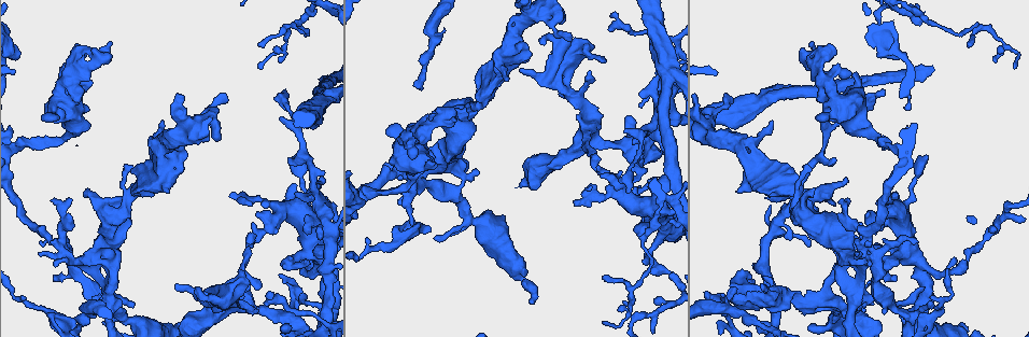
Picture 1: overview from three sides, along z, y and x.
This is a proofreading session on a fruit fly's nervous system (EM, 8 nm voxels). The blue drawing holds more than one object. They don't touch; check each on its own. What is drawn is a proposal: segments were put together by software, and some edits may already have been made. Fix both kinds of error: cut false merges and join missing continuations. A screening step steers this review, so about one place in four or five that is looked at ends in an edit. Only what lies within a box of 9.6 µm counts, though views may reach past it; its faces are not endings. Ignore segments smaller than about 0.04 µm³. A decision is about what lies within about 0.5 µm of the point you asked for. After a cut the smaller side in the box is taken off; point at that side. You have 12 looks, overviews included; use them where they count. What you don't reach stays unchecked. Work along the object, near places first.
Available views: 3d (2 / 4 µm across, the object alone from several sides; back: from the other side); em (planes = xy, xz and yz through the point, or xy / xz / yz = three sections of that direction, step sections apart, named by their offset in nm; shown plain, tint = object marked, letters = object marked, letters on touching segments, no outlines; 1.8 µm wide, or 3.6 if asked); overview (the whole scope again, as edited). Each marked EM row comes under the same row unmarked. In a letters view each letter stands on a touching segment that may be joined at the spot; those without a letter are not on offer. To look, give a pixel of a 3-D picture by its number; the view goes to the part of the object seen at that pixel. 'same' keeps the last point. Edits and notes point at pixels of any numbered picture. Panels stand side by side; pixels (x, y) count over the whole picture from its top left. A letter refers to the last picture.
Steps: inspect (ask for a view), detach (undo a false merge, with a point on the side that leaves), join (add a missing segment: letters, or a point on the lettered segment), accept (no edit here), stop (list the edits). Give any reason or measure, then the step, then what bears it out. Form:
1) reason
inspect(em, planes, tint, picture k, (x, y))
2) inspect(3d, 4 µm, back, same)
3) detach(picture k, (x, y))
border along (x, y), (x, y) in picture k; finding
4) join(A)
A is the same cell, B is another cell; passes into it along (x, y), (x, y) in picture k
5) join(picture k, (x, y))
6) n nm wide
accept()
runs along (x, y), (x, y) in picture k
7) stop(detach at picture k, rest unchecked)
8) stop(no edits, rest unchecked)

branch point
inspect(3d, 4 µm, picture 1, (666, 74))

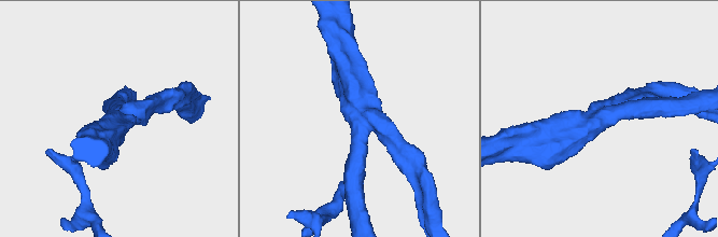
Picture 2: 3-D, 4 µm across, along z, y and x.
3 arms; arms of 240, 300, 480 nm
inspect(em, xy, step 16, tint, picture 2, (119, 115))

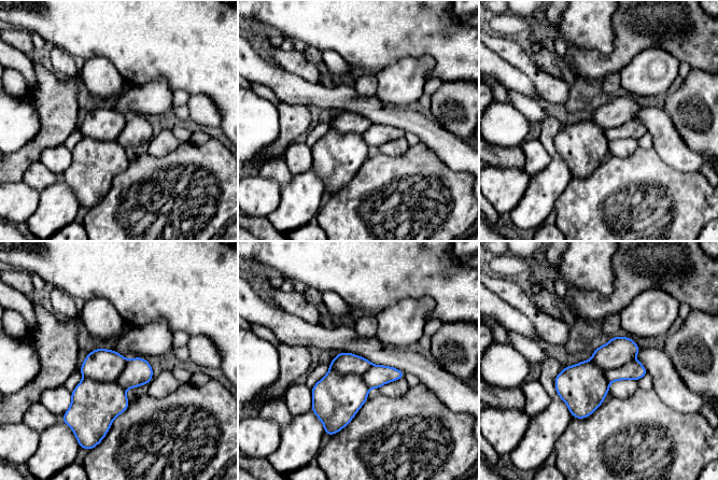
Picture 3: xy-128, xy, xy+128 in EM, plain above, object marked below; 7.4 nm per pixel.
another direction
inspect(em, planes, letters, same)

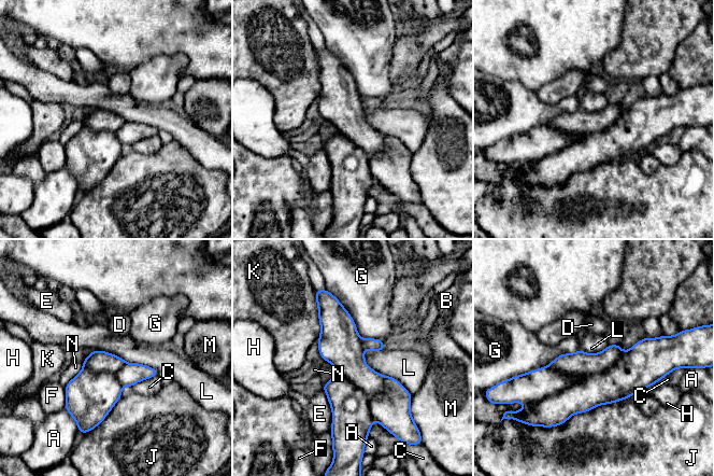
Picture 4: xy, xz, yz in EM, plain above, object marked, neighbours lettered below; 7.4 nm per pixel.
J touches over 600 nm
detach(picture 4, (529, 388))
A, B, C, D, E, F, G, H, J, K, L, M and N are other cells; a second neuron is stuck on

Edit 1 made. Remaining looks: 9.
looks like a crossing
inspect(em, xz, step 4, tint, picture 1, (185, 137))

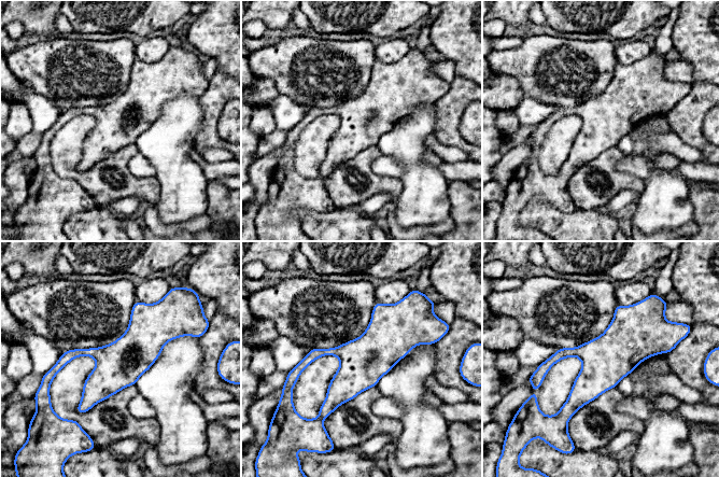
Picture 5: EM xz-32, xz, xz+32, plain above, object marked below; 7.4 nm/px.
cut it another way
inspect(em, yz, step 16, letters, same)

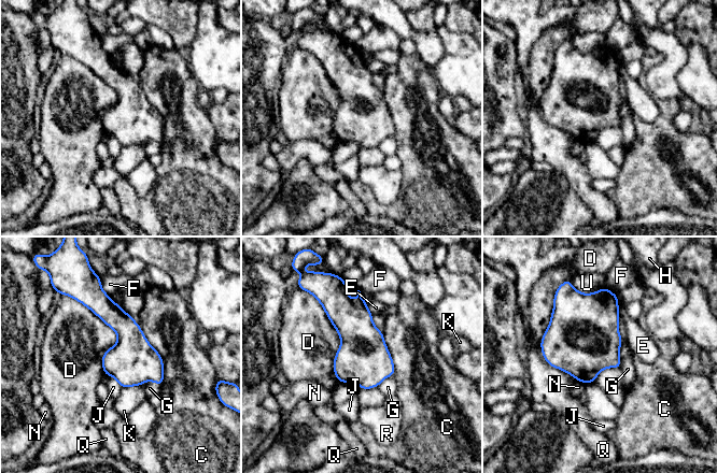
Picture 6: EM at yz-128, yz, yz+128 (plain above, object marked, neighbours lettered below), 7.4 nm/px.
accept()
C, D, E, F, G, H, J, K, N, Q, R and U are other cells; border along (315, 298), (340, 340), (338, 381) in picture 6; one neuron here

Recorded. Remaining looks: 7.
looks like a crossing
inspect(3d, 4 µm, picture 1, (587, 133))

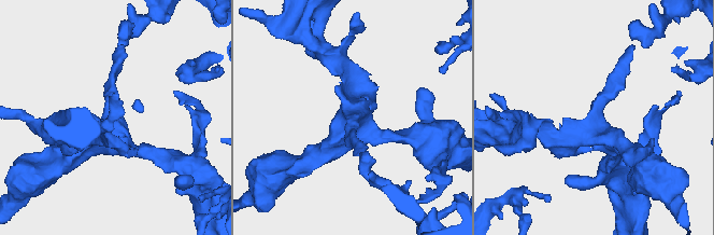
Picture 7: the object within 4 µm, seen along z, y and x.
shape alone is not enough
inspect(em, xz, step 16, tint, picture 7, (592, 121))

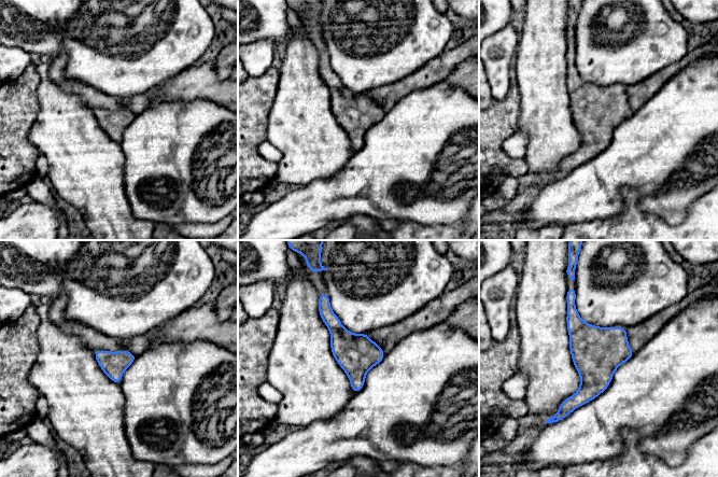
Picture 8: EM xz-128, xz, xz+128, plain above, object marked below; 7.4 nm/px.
inspect(em, planes, letters, same)

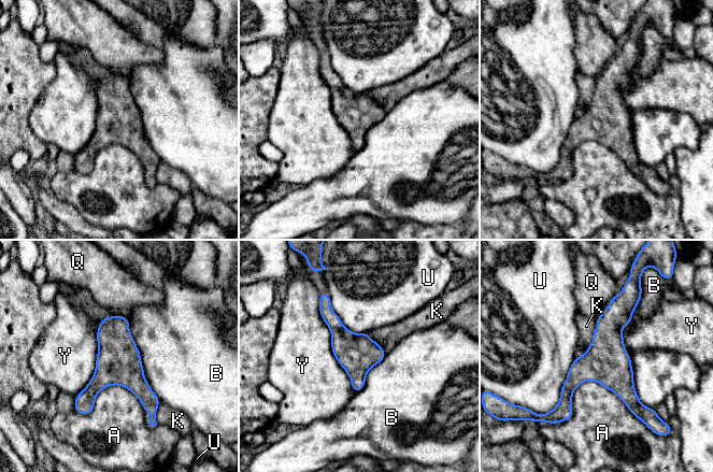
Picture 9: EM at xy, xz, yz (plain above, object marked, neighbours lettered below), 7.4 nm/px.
Y touches over 750 nm
accept()
A, B, K, Q, U and Y are other cells; runs along (616, 298), (608, 345), (568, 387), (567, 415) in picture 9; one neuron here

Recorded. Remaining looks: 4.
free end
inspect(em, planes, letters, picture 1, (295, 193))

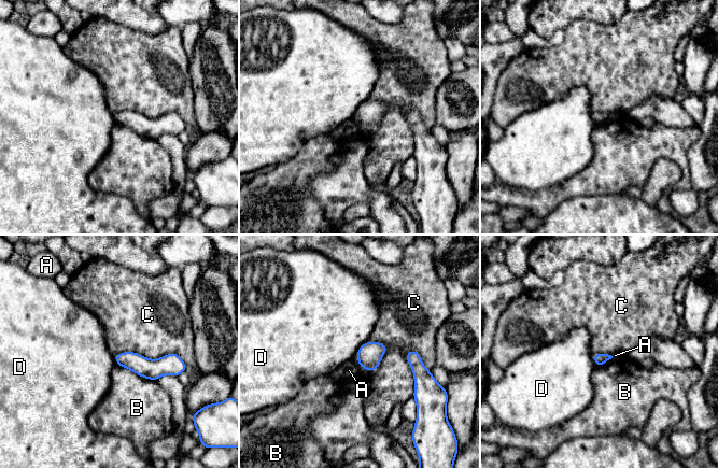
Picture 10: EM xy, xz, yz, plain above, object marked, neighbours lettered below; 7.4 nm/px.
accept()
A, B, C and D are other cells; runs along (117, 357), (143, 367), (182, 367) in picture 10; no lettered segment goes on from it

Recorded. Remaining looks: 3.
an open end
inspect(3d, 2 µm, back, picture 1, (264, 46))

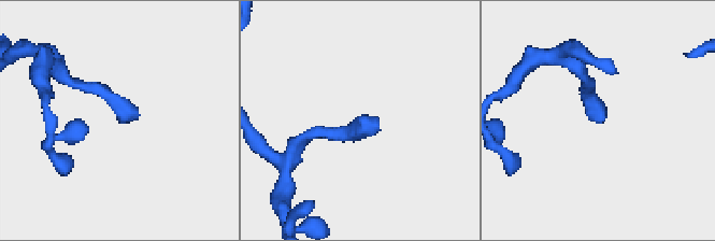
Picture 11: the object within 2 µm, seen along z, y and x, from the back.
inspect(em, xz, step 8, letters, picture 11, (127, 121))

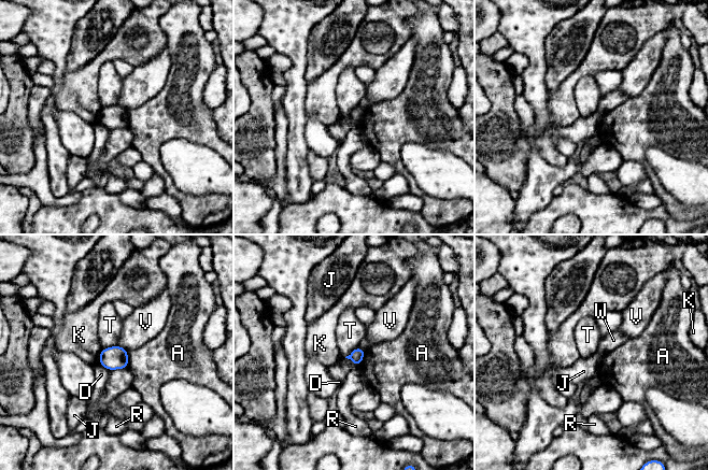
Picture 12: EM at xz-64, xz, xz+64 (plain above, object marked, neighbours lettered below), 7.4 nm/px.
inspect(em, planes, letters, same)

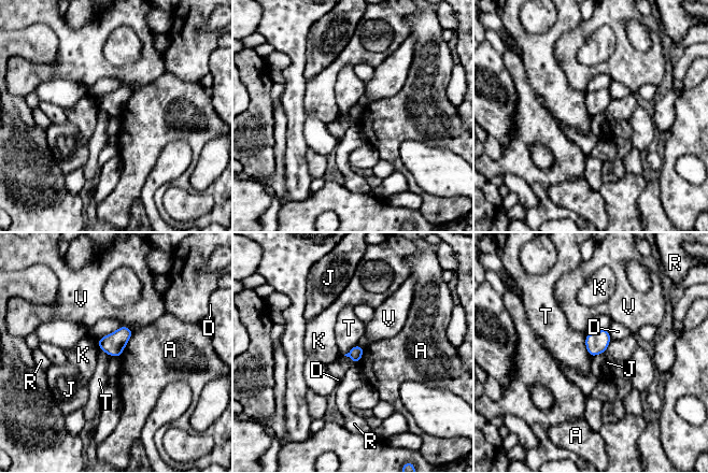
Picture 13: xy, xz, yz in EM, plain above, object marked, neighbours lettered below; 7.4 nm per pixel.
accept()
A, D, J, K, R, T and V are other cells; border along (584, 334), (585, 349), (592, 357) in picture 13; no lettered segment goes on from it

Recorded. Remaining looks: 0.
stop(detach at picture 4, rest unchecked)

